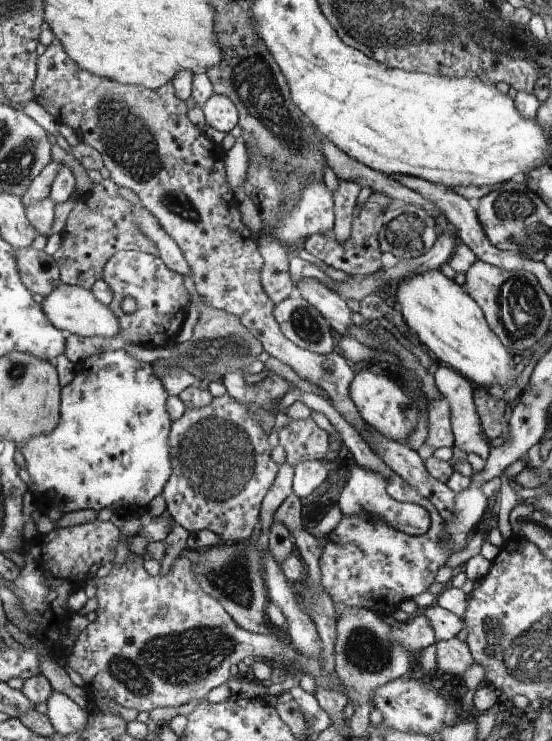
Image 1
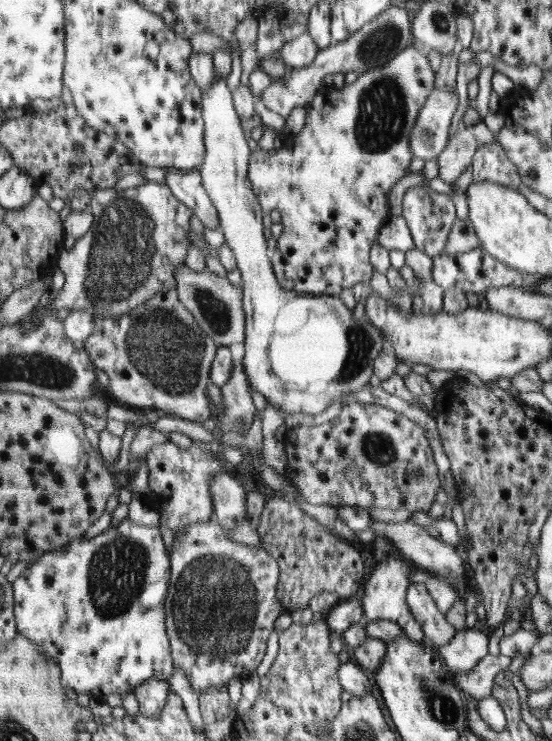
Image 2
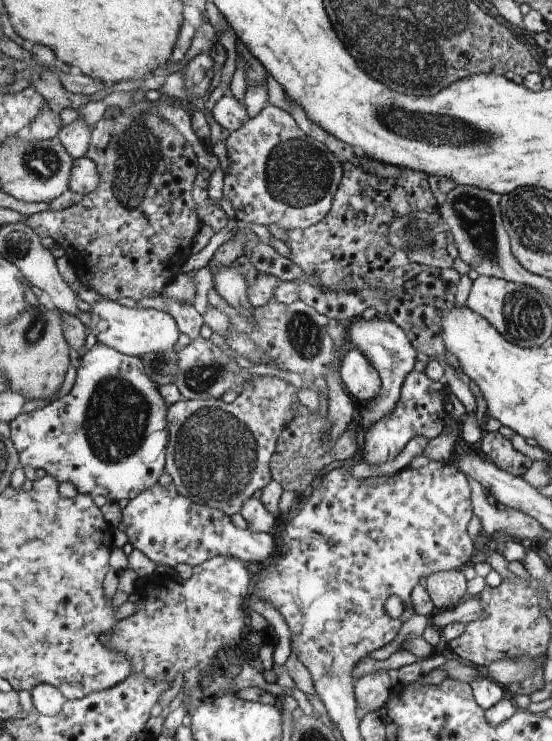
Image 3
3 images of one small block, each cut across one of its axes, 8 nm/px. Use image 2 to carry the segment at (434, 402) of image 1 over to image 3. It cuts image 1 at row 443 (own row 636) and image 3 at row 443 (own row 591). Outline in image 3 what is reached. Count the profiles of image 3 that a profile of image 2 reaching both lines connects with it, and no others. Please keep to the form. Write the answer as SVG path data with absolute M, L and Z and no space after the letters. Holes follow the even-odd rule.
M415 436L394 460L388 460L388 462L380 464L380 466L370 466L370 464L363 461L353 466L350 474L354 478L364 480L372 476L390 476L390 474L400 472L410 467L412 460L424 454L424 450L428 448L428 440L425 437Z

